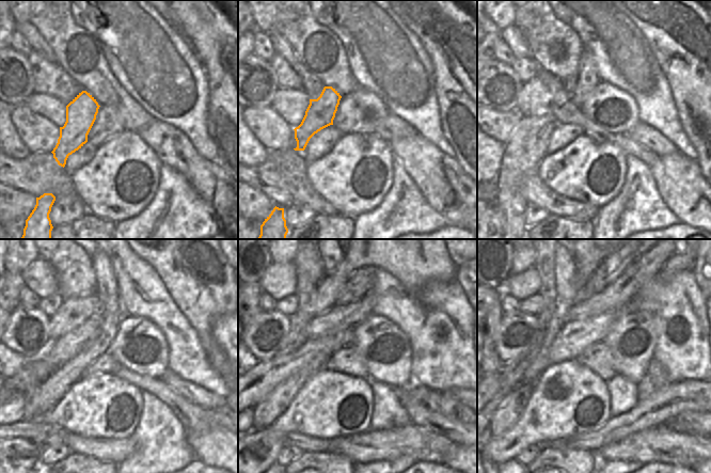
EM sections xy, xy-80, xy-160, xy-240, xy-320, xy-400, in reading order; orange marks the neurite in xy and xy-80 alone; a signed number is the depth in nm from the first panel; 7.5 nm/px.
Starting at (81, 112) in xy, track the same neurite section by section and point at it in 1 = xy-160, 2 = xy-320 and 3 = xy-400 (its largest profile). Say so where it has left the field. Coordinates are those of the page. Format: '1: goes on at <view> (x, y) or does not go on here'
1: goes on at xy-160 (569, 83)
2: goes on at xy-320 (360, 284)
3: goes on at xy-400 (615, 263)

